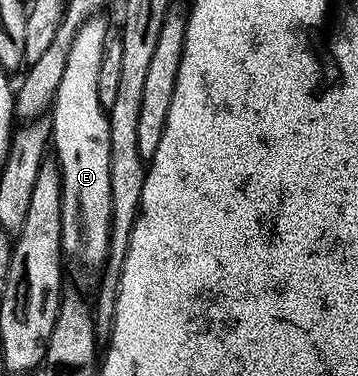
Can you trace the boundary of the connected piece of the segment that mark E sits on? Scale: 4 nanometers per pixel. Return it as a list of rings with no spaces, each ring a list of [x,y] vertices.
[[[93,17],[81,24],[66,57],[66,69],[62,69],[62,81],[58,81],[56,98],[50,106],[51,146],[56,146],[54,158],[60,166],[62,181],[62,235],[60,249],[65,256],[77,259],[84,267],[103,268],[108,257],[110,225],[112,224],[112,198],[110,197],[110,129],[108,113],[98,101],[98,69],[102,65],[104,44],[110,38],[103,18]]]

